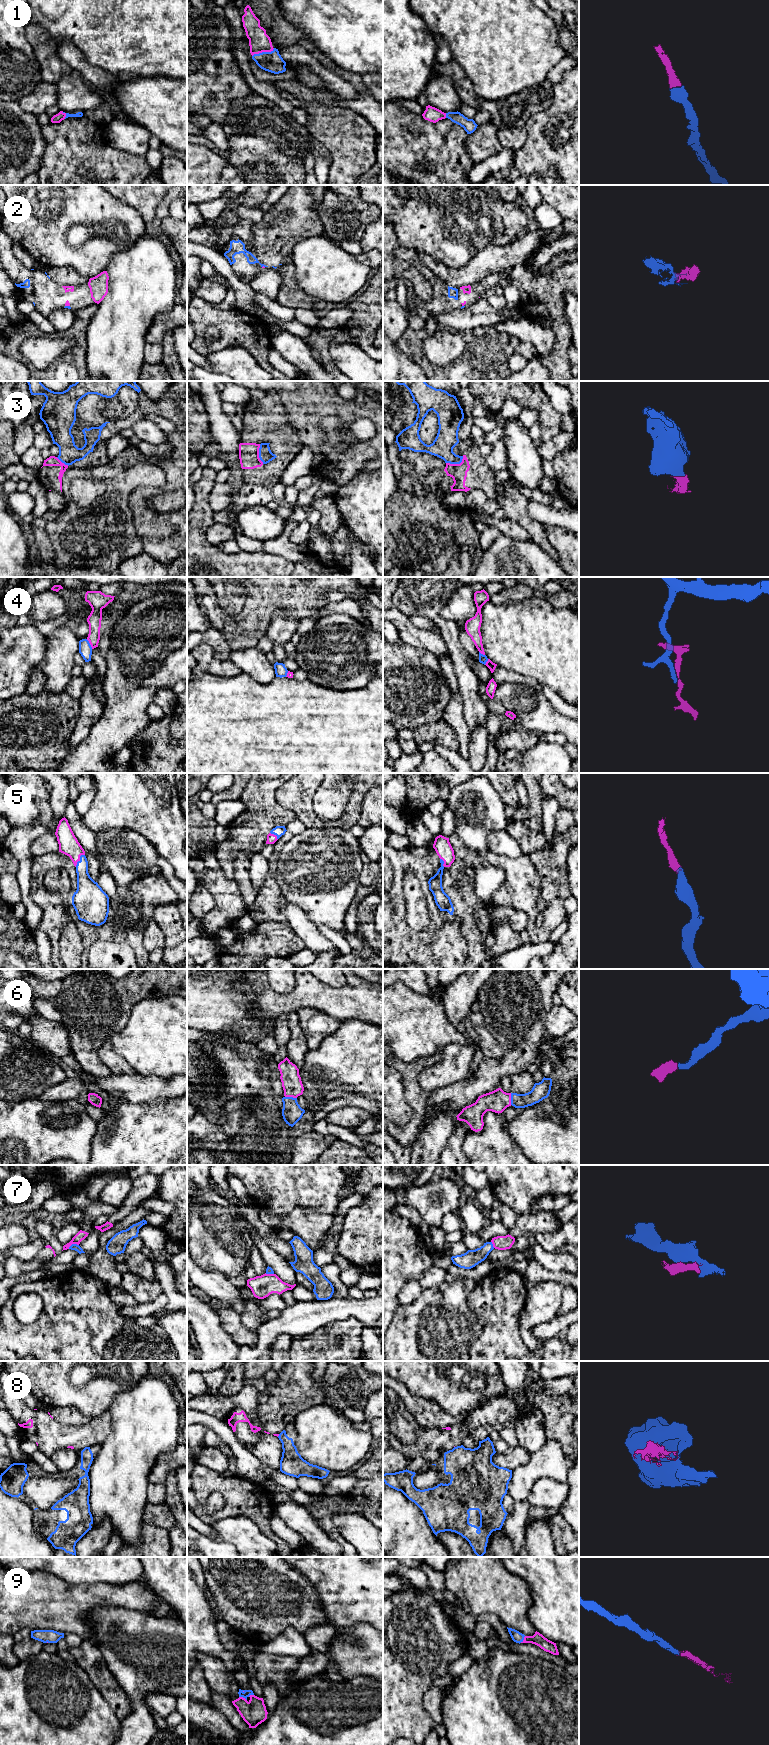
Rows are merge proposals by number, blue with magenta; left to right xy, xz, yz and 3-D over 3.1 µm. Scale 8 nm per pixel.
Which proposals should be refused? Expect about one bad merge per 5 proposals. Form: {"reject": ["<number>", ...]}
{"reject": ["3", "4", "7", "8"]}

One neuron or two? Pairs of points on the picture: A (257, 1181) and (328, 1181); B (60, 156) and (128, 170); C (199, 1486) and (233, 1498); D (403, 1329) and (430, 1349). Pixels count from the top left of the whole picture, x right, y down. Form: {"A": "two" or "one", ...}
{"A": "one", "B": "one", "C": "one", "D": "one"}

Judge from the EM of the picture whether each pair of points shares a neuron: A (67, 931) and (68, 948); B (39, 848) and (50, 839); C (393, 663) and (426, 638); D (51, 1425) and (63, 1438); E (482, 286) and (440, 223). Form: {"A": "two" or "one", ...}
{"A": "one", "B": "one", "C": "two", "D": "one", "E": "two"}

